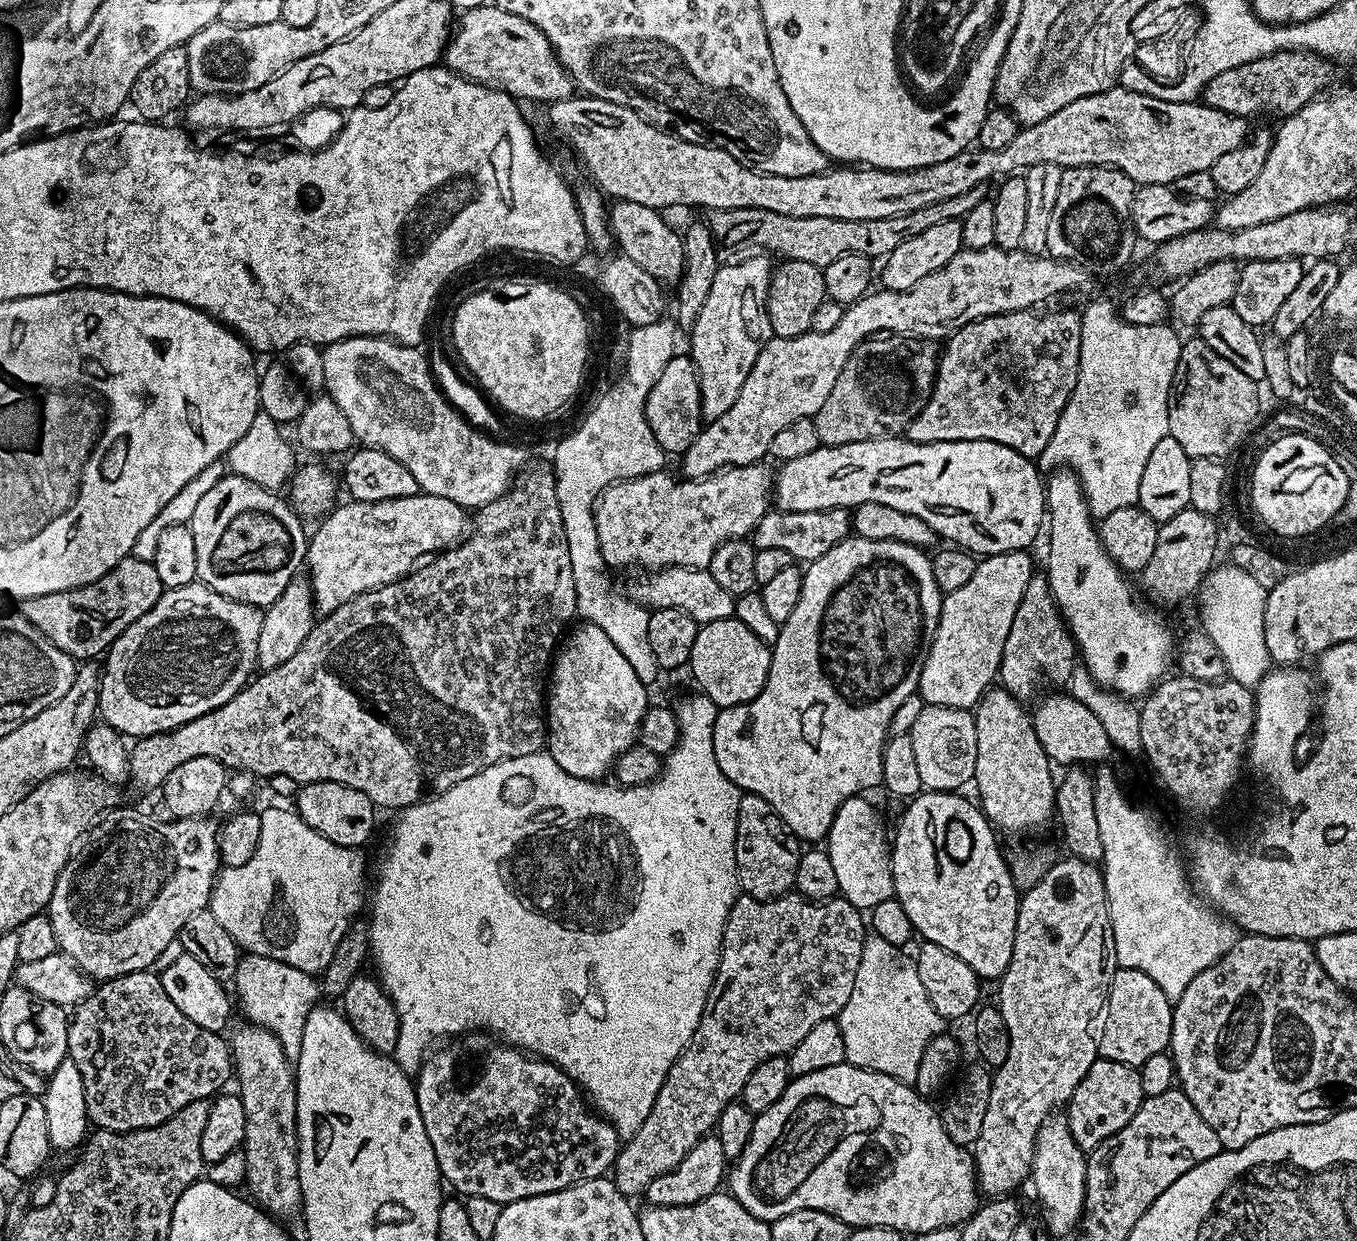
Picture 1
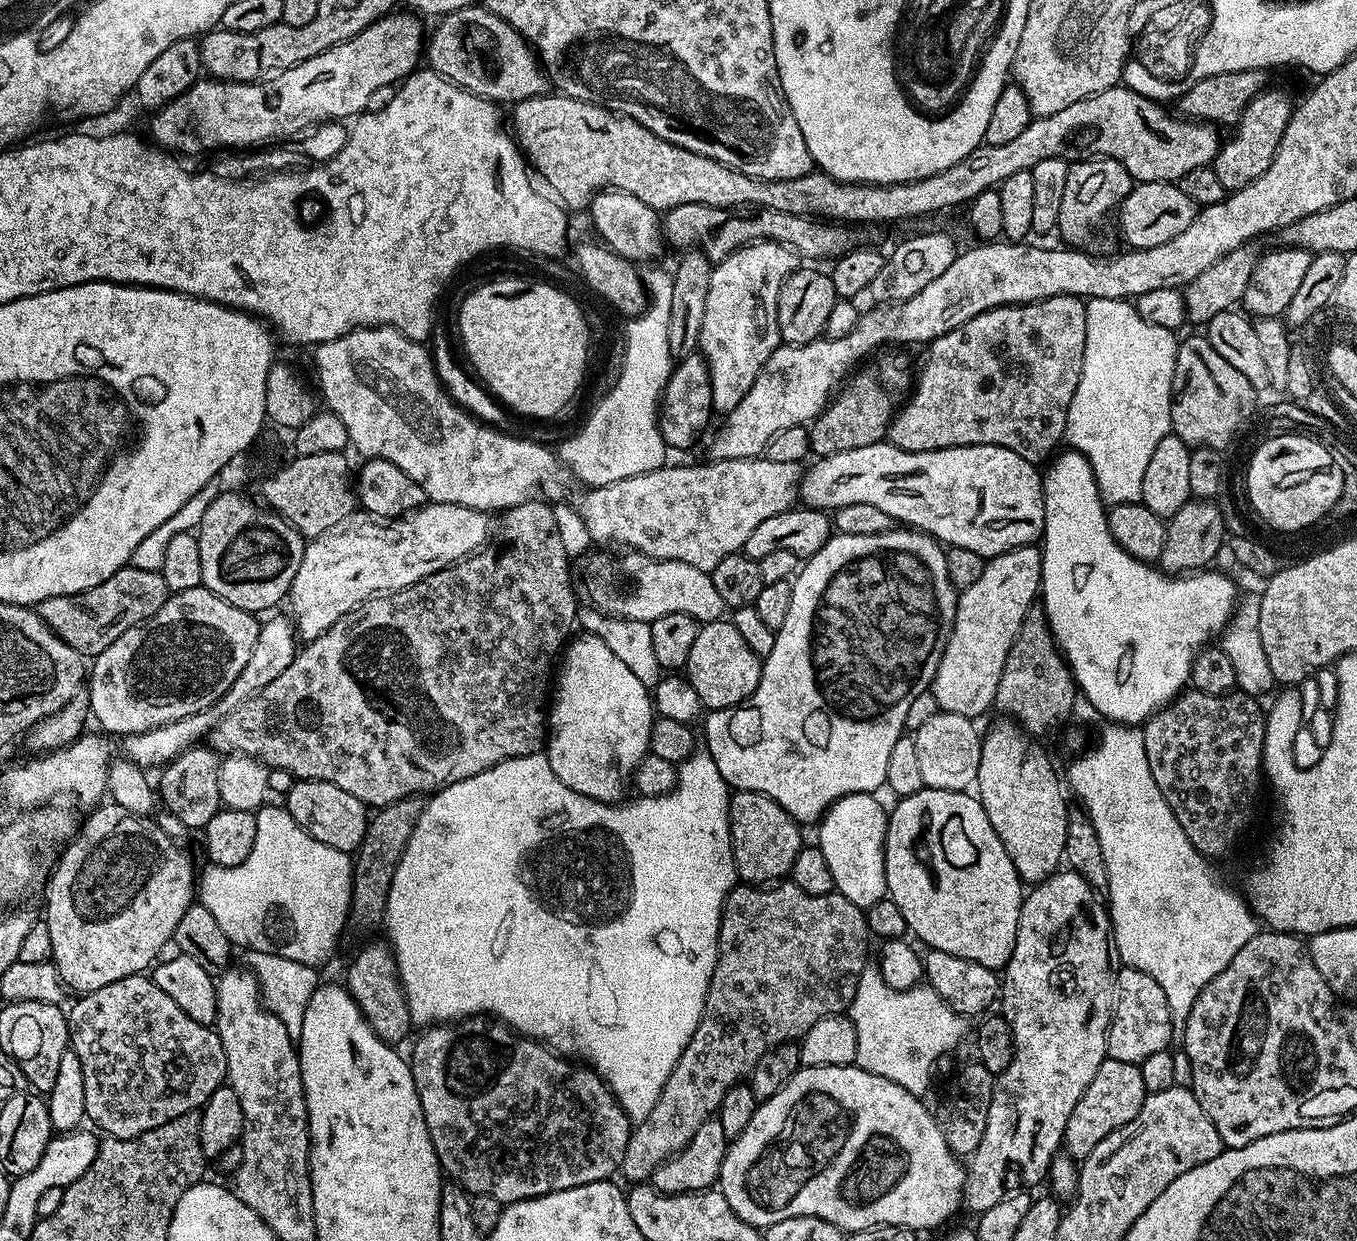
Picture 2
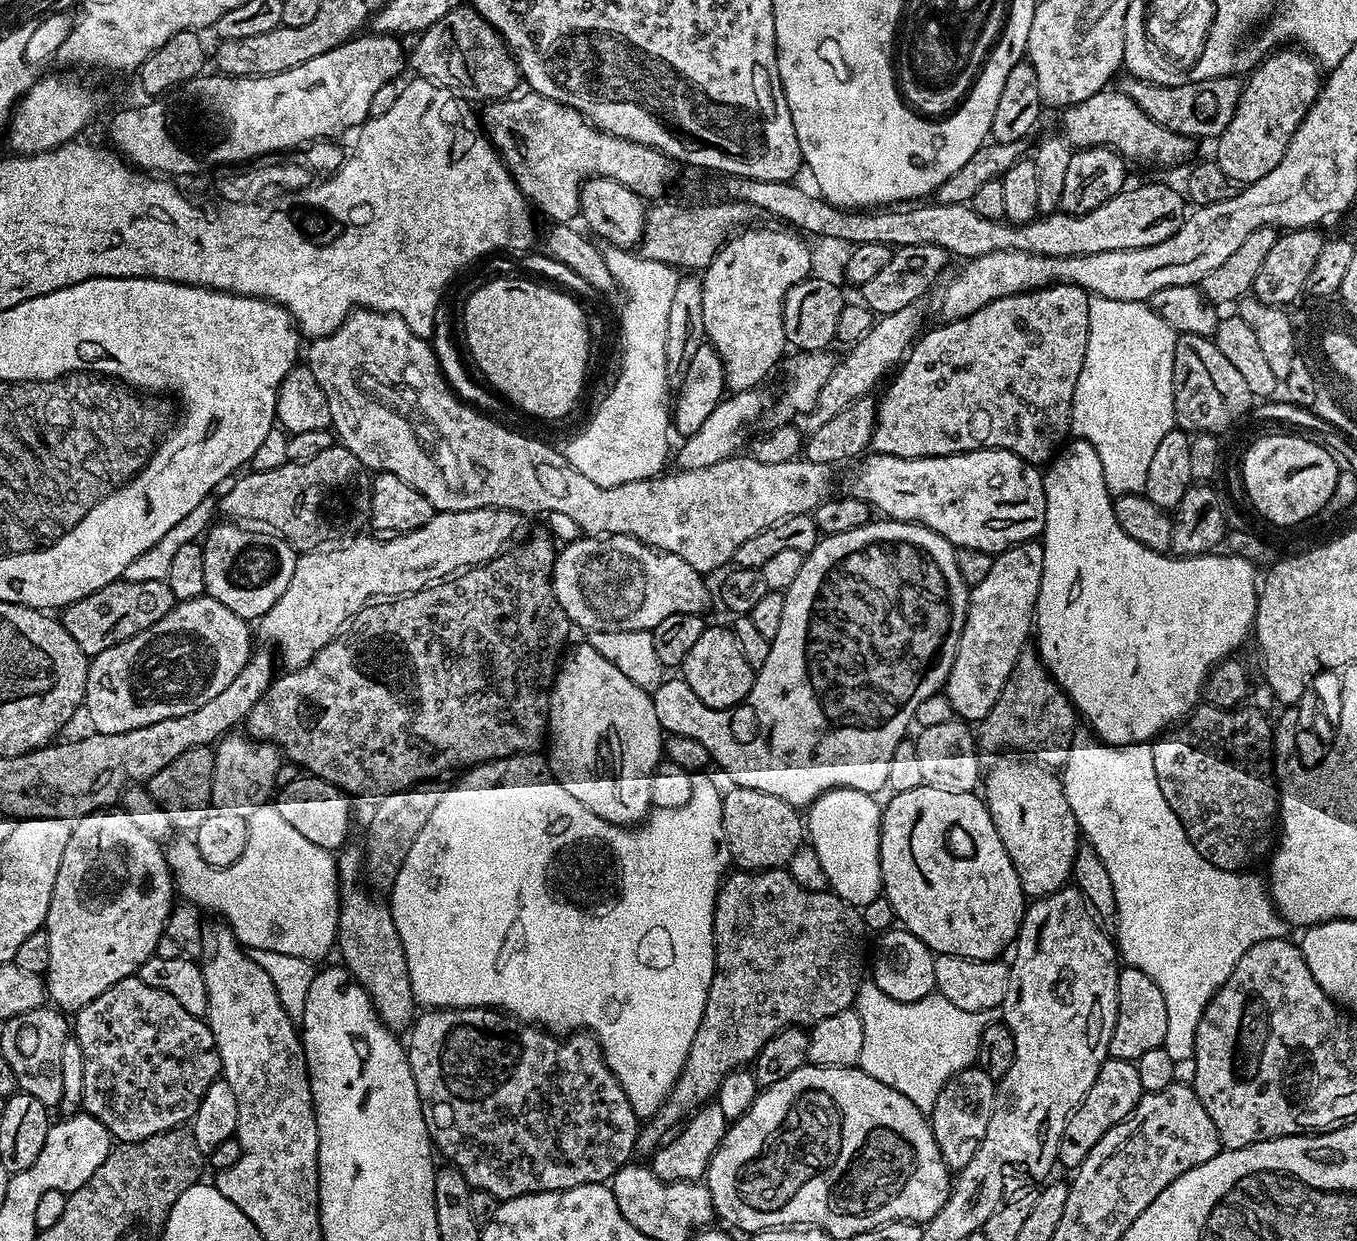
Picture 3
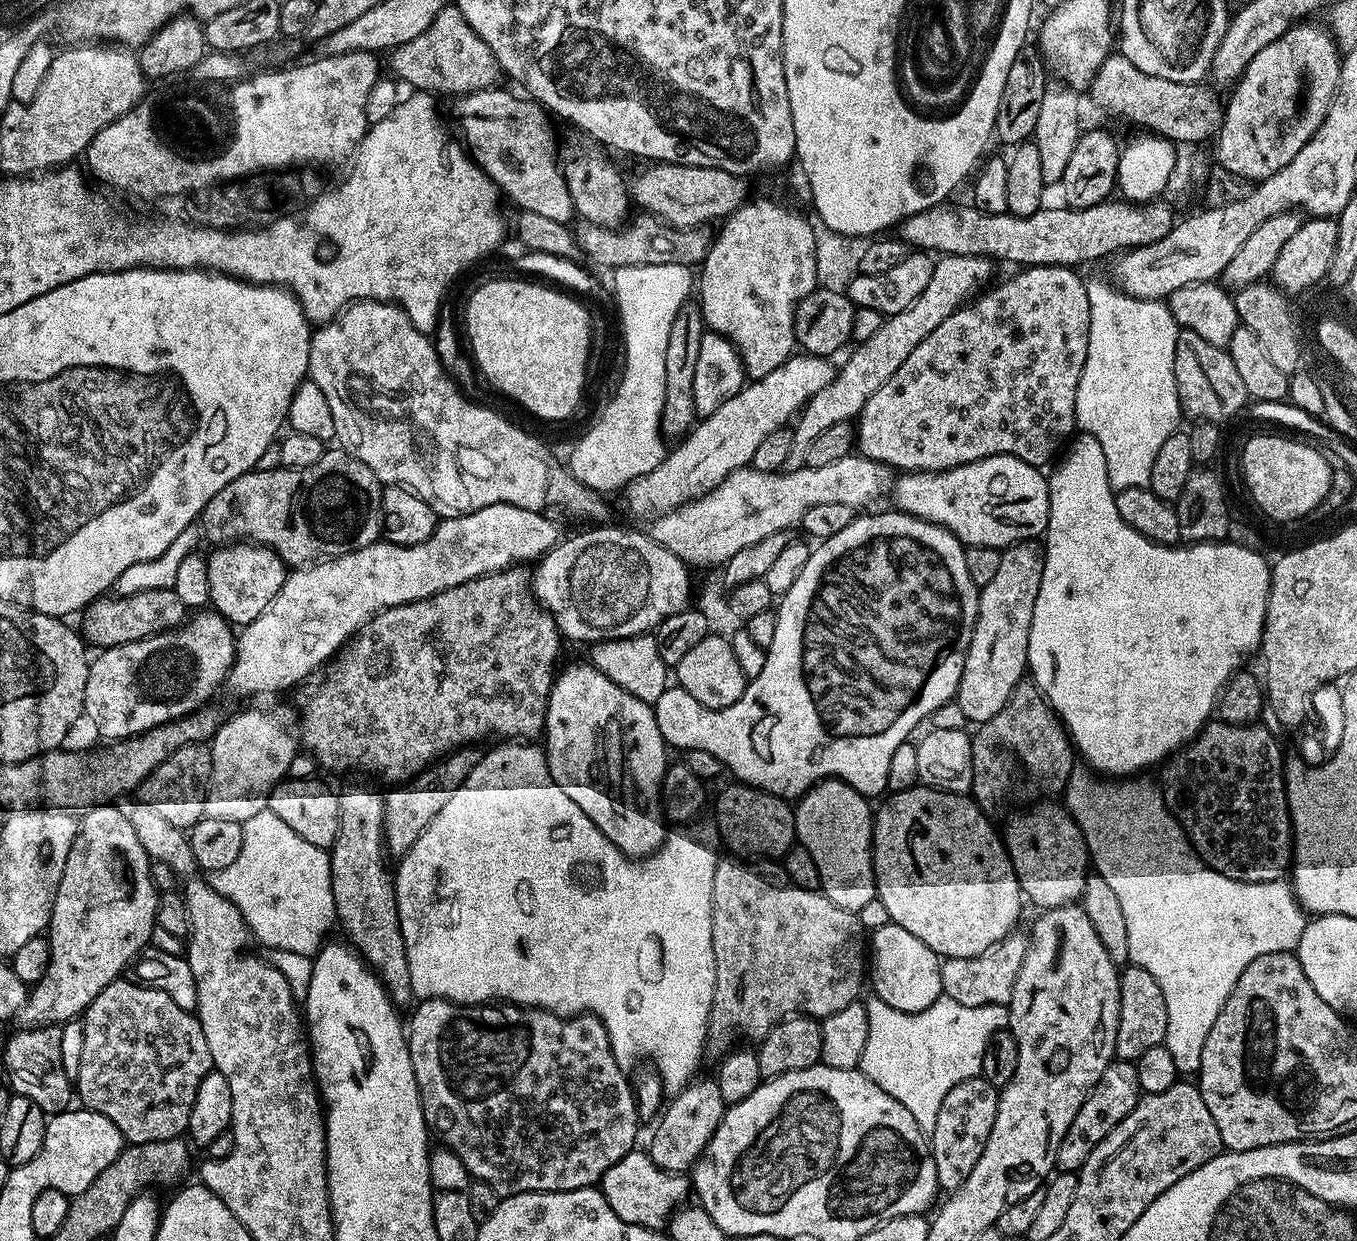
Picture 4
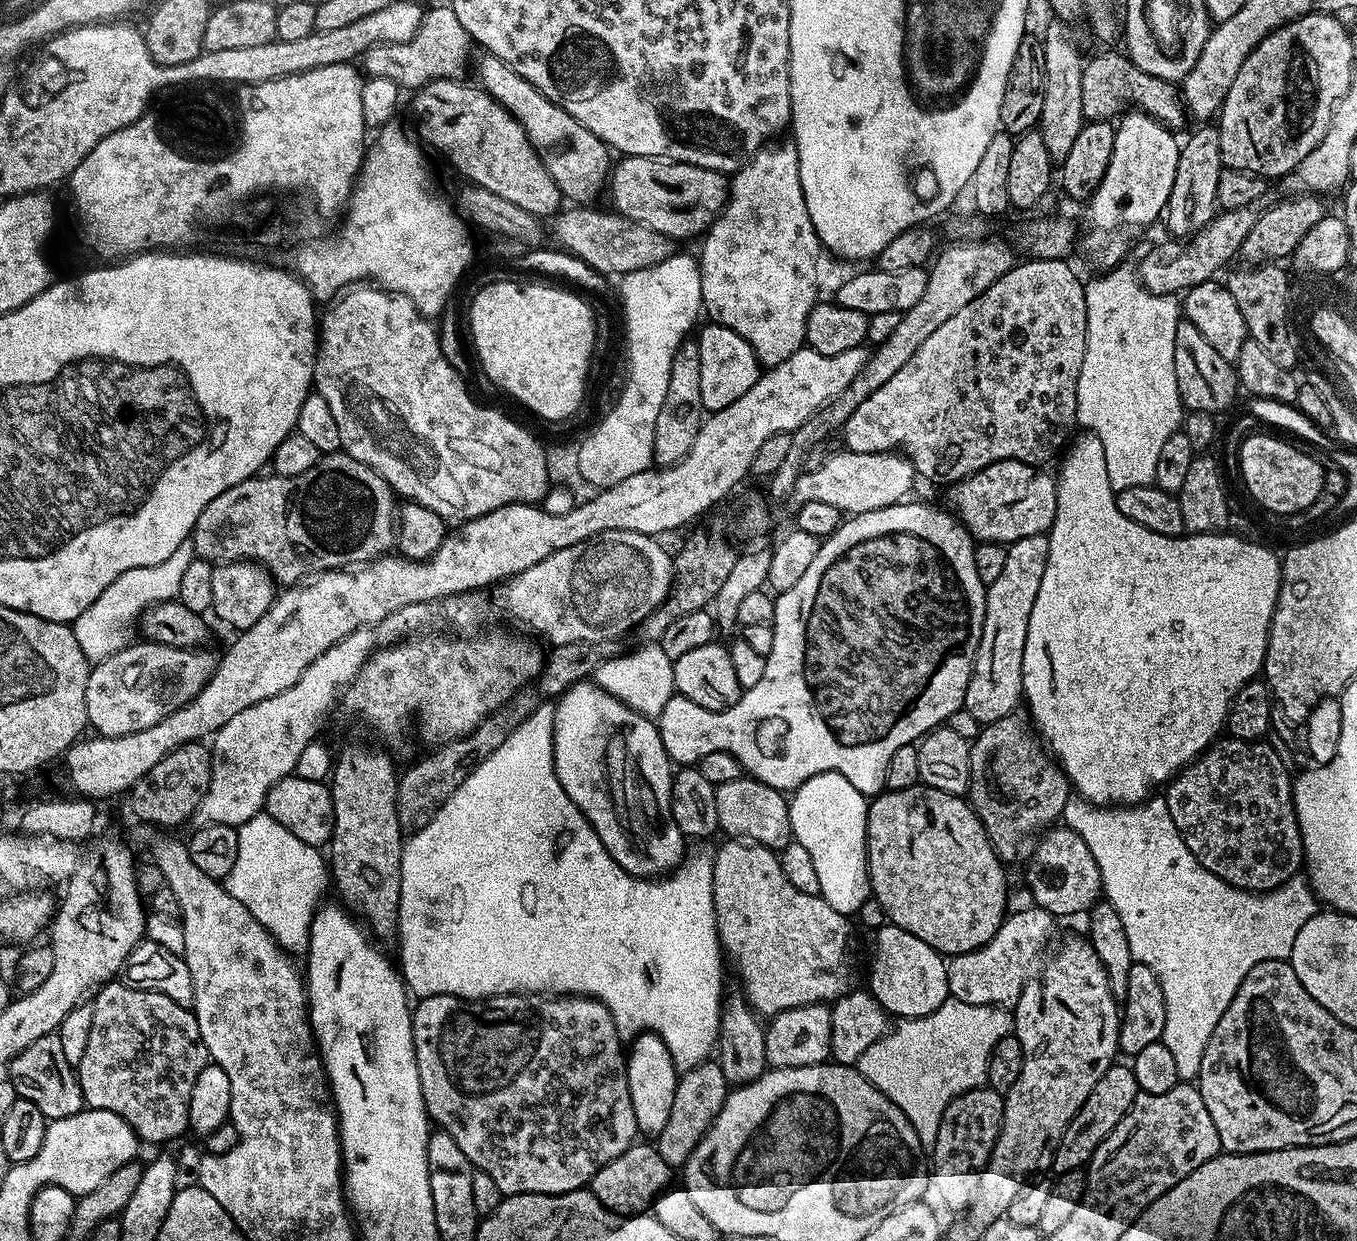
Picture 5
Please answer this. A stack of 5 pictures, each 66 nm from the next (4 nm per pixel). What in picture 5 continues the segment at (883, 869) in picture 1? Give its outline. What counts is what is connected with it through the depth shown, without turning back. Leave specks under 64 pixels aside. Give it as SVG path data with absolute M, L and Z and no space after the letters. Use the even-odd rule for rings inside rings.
M826 771L807 779L793 791L789 801L793 839L809 851L814 861L820 895L834 910L847 916L859 913L862 902L871 897L868 805L867 797L836 771Z

